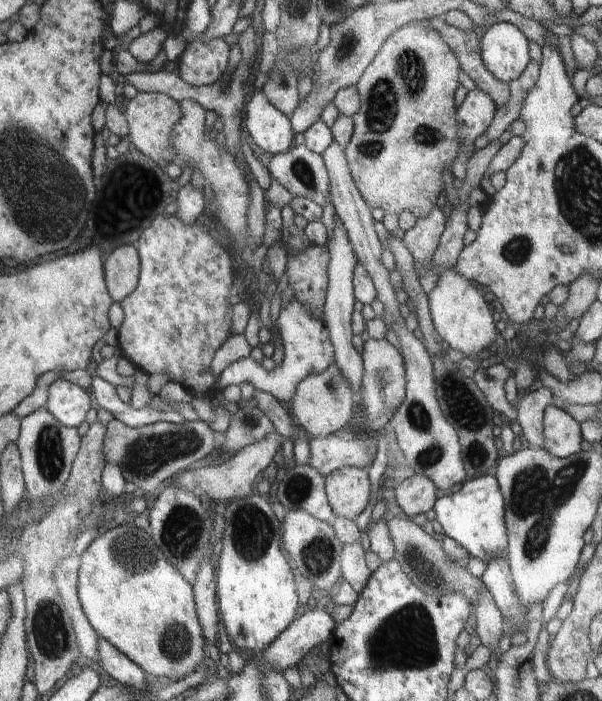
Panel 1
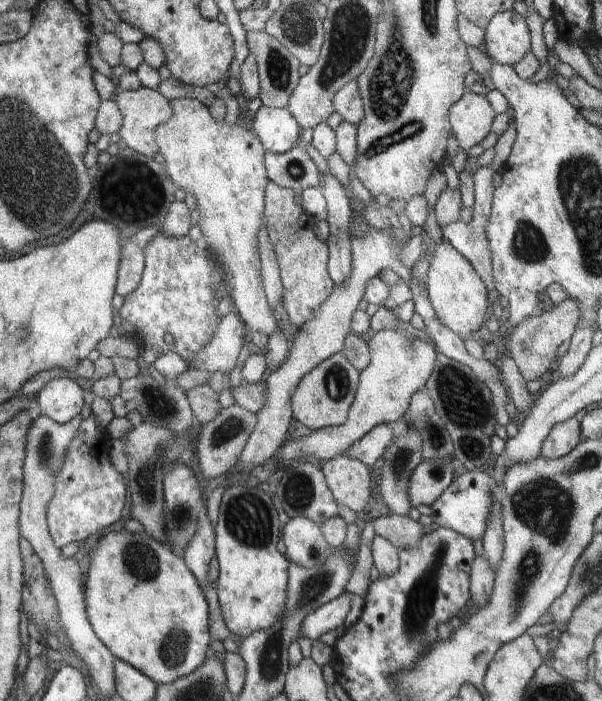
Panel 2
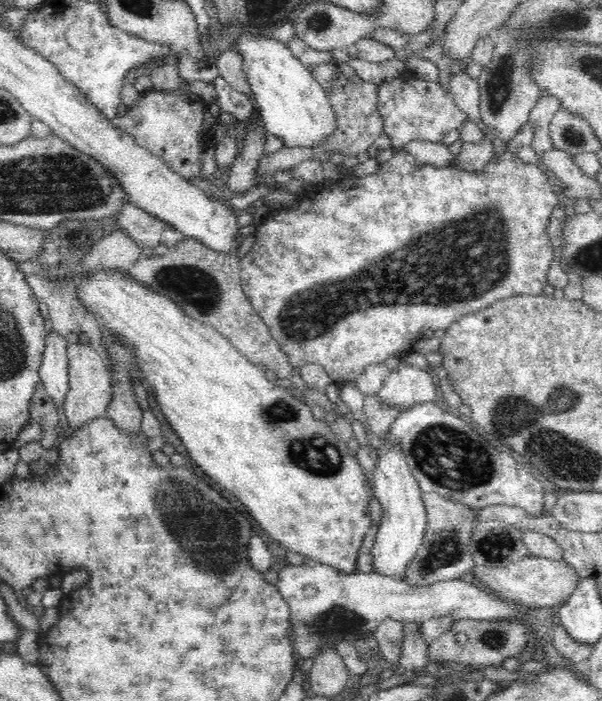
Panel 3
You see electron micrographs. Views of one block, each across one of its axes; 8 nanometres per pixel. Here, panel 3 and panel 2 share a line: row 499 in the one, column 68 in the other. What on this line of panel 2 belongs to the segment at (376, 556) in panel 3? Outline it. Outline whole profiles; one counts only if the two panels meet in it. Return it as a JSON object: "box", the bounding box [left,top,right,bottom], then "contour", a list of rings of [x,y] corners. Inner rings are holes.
{"box":[36,377,85,424],"contour":[[[69,377],[52,378],[36,397],[40,415],[57,424],[65,424],[81,414],[85,403],[83,390]]]}

